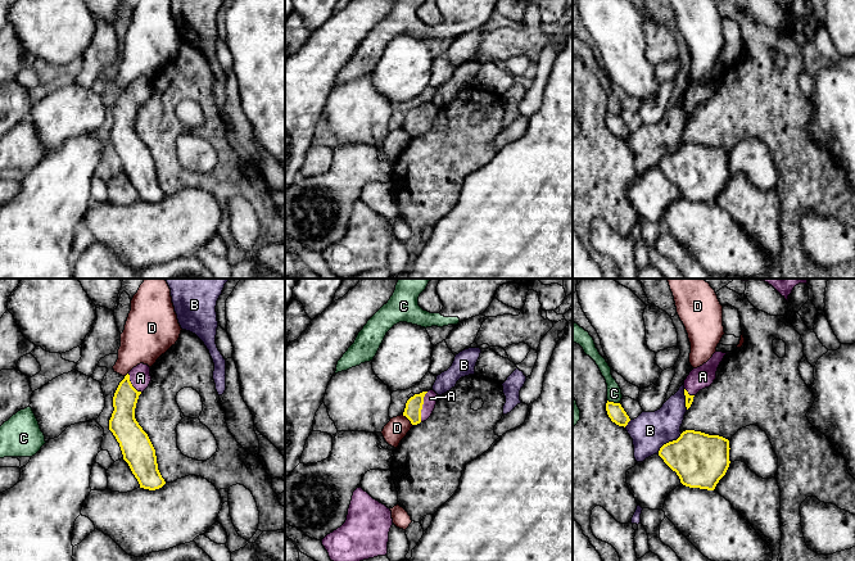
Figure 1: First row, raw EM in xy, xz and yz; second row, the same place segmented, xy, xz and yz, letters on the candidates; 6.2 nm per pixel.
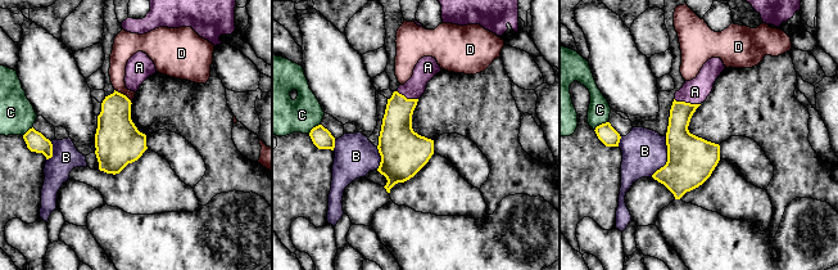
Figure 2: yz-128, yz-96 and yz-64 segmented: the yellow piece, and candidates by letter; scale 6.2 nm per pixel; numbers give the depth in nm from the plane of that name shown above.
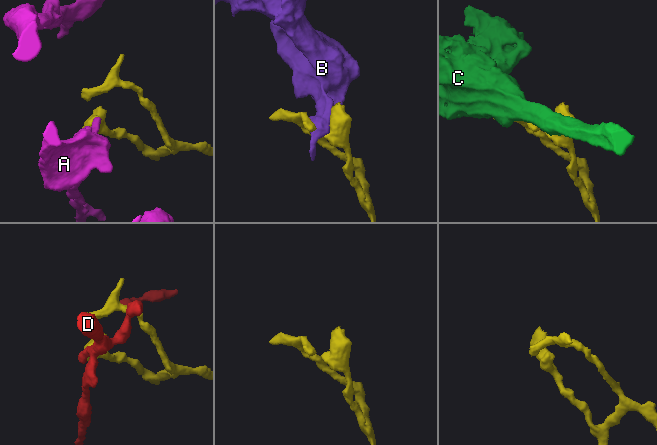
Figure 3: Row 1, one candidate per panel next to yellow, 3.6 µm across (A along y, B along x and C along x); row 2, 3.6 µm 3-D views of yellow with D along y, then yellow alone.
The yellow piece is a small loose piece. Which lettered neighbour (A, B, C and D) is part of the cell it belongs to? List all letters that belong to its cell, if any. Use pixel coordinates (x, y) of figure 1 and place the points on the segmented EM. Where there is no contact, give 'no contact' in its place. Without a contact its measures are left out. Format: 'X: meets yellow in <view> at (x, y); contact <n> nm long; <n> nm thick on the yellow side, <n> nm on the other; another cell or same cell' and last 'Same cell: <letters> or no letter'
A: meets yellow in xz at (421, 407); contact 200 nm long; 110 nm thick on the yellow side, 90 nm on the other; same cell
B: meets yellow in yz at (669, 442); contact 200 nm long; 340 nm thick on the yellow side, 240 nm on the other; another cell
C: meets yellow in yz at (613, 402); contact 80 nm long; 100 nm thick on the yellow side, 100 nm on the other; another cell
D: meets yellow in xz at (408, 419); contact 100 nm long; 110 nm thick on the yellow side, 140 nm on the other; another cell
Same cell: A

